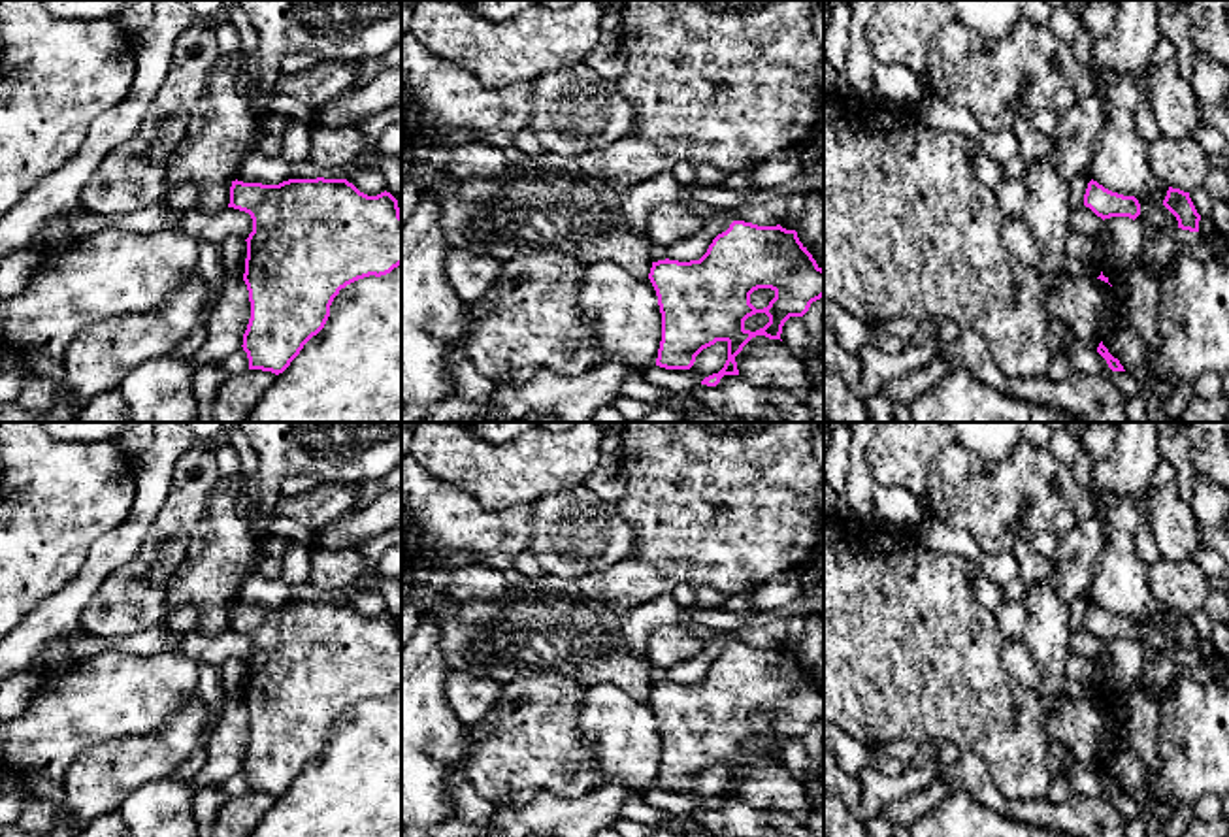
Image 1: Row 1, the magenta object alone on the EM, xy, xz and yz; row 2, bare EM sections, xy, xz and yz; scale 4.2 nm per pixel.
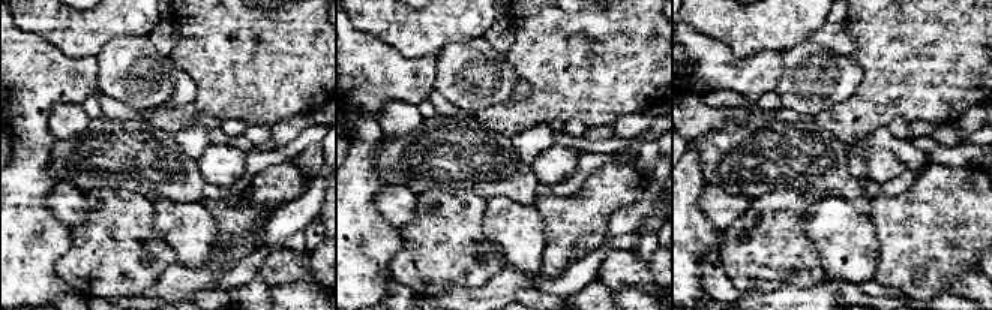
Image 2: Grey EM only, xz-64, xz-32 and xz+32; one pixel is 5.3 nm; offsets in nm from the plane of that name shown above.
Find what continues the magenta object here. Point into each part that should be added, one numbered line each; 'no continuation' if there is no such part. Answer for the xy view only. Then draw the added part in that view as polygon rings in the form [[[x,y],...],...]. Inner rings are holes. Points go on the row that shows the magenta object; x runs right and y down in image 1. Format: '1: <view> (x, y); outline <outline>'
no continuation

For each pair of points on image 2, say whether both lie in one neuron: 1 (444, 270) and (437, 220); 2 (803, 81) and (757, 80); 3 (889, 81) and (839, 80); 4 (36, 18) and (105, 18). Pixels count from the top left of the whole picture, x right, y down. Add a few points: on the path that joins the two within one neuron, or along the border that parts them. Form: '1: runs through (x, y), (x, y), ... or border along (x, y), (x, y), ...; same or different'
1: runs through (444, 258), (444, 232); same
2: border along (782, 53), (782, 71), (779, 83), (773, 90); different
3: border along (850, 57), (862, 71), (862, 83), (836, 104); different
4: runs through (53, 20), (89, 20); same

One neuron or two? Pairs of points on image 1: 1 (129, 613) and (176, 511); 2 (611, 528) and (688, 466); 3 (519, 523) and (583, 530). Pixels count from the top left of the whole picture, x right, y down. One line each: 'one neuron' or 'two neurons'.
1: one neuron
2: two neurons
3: two neurons

